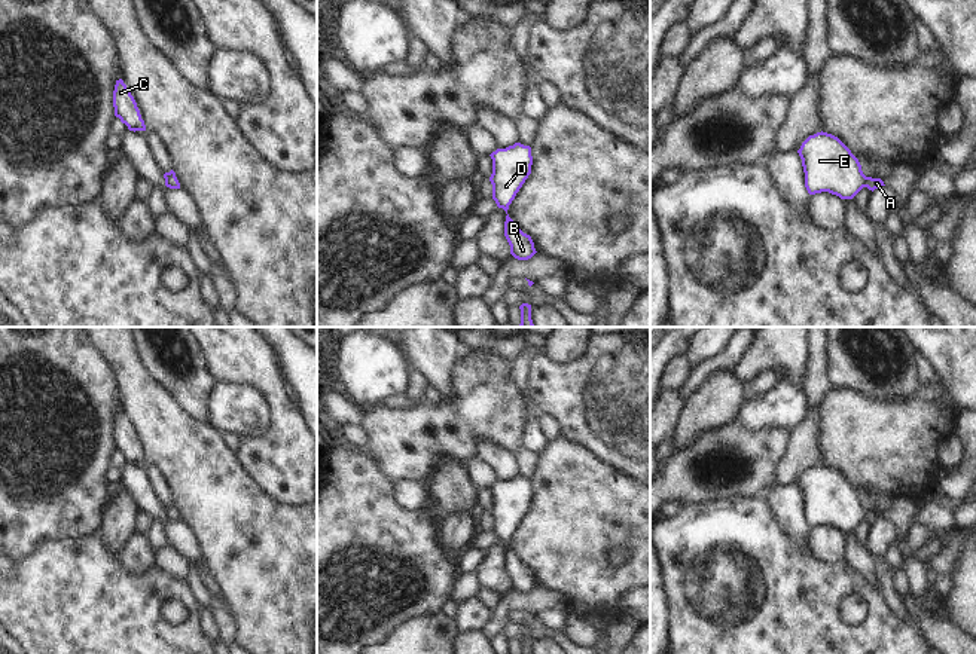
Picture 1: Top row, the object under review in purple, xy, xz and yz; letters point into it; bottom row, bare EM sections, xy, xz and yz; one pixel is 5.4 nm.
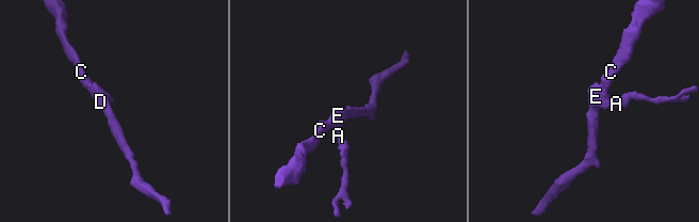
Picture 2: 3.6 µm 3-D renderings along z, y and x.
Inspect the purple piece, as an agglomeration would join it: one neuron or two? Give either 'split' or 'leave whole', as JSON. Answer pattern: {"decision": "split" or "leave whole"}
{"decision": "leave whole"}

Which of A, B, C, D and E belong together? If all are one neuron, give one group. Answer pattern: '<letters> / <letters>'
A B C D E

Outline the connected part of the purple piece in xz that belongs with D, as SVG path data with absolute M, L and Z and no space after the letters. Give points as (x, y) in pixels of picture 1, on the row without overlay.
M515 476L506 482L497 482L489 489L492 492L492 507L489 510L492 532L507 547L509 538L531 507L531 480Z

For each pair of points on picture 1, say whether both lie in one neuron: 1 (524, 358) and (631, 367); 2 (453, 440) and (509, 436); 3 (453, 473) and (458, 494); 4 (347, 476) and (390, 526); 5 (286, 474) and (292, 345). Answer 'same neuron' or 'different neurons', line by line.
1: different neurons
2: same neuron
3: same neuron
4: same neuron
5: different neurons

